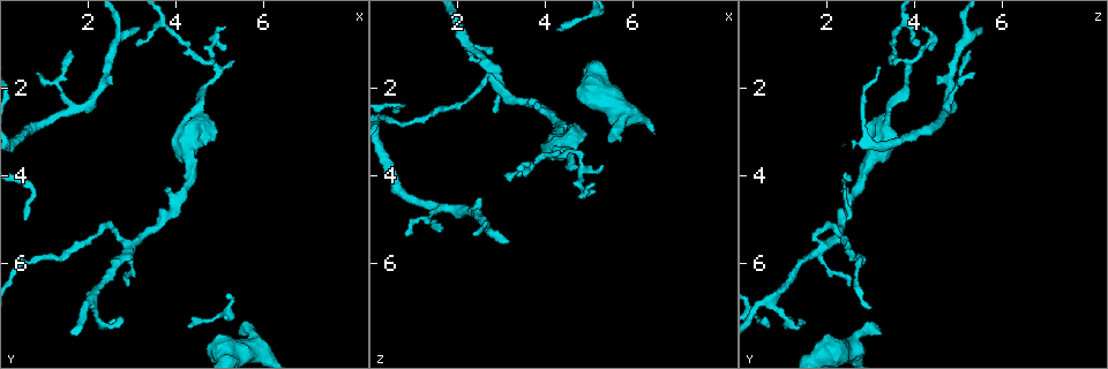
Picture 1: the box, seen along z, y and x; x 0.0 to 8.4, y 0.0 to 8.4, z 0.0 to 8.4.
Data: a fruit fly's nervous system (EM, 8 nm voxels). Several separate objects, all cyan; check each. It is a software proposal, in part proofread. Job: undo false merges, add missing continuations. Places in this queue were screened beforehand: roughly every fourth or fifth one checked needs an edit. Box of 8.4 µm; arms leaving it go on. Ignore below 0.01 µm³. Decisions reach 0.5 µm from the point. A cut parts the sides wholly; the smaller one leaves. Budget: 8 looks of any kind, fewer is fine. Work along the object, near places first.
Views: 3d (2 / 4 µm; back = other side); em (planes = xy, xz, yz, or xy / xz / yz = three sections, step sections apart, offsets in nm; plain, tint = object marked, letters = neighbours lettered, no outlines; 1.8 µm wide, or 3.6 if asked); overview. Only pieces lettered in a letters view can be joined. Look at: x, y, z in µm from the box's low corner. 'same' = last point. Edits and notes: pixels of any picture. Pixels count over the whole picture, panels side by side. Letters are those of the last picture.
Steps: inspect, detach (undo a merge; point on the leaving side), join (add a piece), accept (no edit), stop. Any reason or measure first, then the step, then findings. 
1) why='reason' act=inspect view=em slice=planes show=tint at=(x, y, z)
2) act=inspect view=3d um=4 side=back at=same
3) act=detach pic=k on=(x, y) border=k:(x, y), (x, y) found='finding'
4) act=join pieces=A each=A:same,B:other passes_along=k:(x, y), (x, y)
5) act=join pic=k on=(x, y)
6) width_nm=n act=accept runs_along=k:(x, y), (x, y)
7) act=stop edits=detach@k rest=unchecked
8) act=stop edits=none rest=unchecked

why='an open end' act=inspect view=em slice=xz step=4 show=letters at=(3.15, 0.65, 5.55)

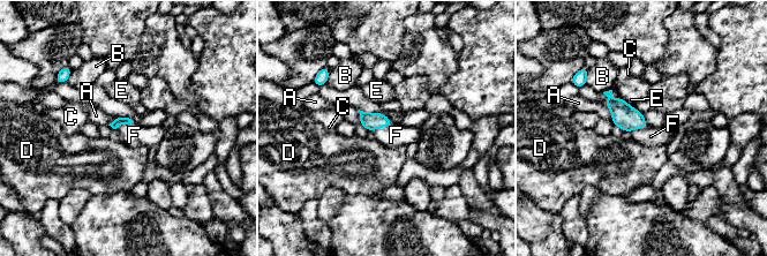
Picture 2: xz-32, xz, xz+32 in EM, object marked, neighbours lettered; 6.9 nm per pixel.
longest_contact=F:160nm act=join pieces=F each=A:other,B:other,C:other,D:other,E:other,F:same passes_along=2:(371, 121), (382, 126), (396, 135) found='it goes on there'

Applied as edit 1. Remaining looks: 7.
act=inspect view=overview

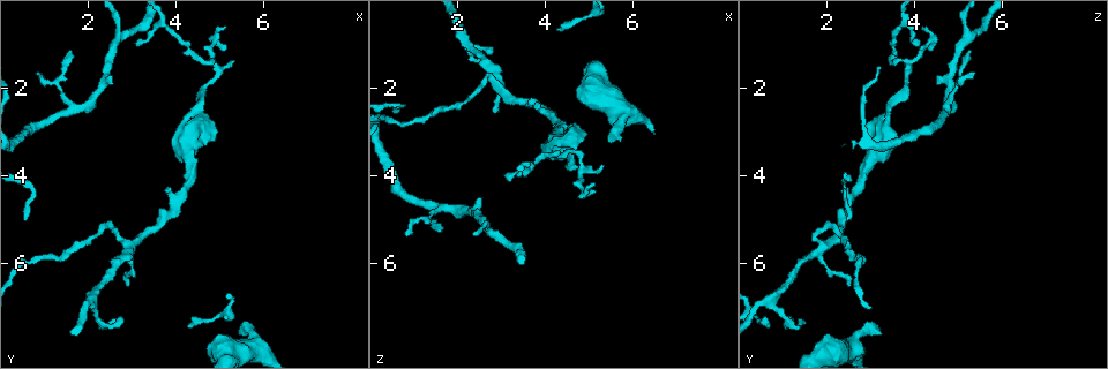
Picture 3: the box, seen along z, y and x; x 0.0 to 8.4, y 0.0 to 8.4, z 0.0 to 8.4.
why='abrupt turn' act=inspect view=em slice=planes show=letters at=(4.40, 3.10, 3.25)

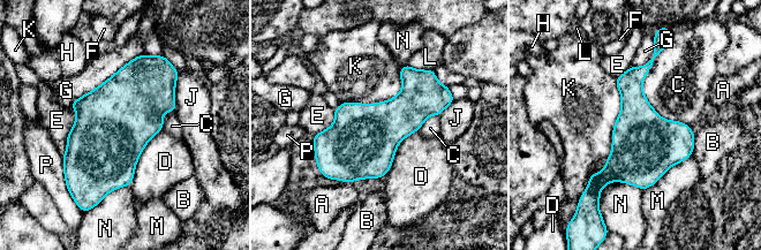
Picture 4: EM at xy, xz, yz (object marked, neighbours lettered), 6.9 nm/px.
act=accept each=A:other,B:other,C:other,D:other,E:other,F:other,G:other,H:other,J:other,K:other,L:other,M:other,N:other,P:other border=4:(401, 67), (393, 97), (341, 103) found='continuous, no second neuron'

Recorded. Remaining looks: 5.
why='two arms in line, one across' act=inspect view=em slice=planes show=tint at=(2.90, 5.55, 1.95)

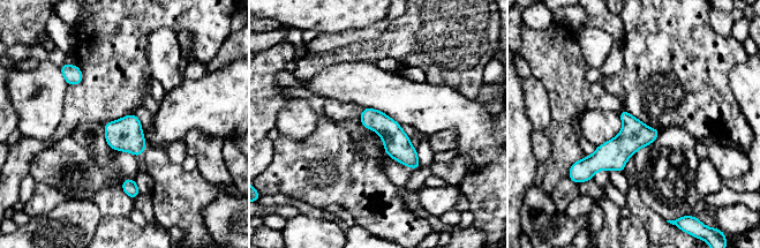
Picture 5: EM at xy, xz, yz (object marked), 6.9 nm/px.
why='what lies round it' act=inspect view=em slice=planes show=letters at=same

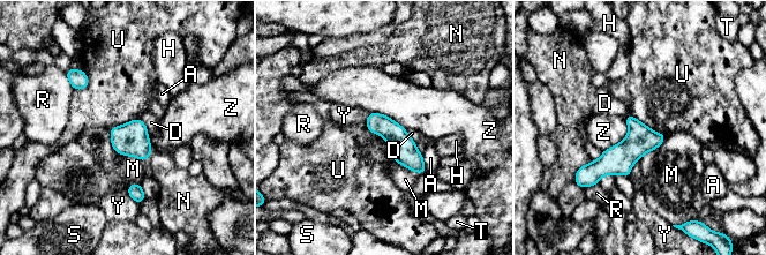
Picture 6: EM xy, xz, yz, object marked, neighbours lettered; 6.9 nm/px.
longest_contact=Z:300nm act=accept each=A:other,D:other,H:other,M:other,N:other,R:other,S:other,T:other,U:other,Y:other,Z:other border=6:(368, 129), (385, 140), (393, 159) found='one neuron here'

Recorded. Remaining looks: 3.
act=stop edits=join@2 rest=unchecked

